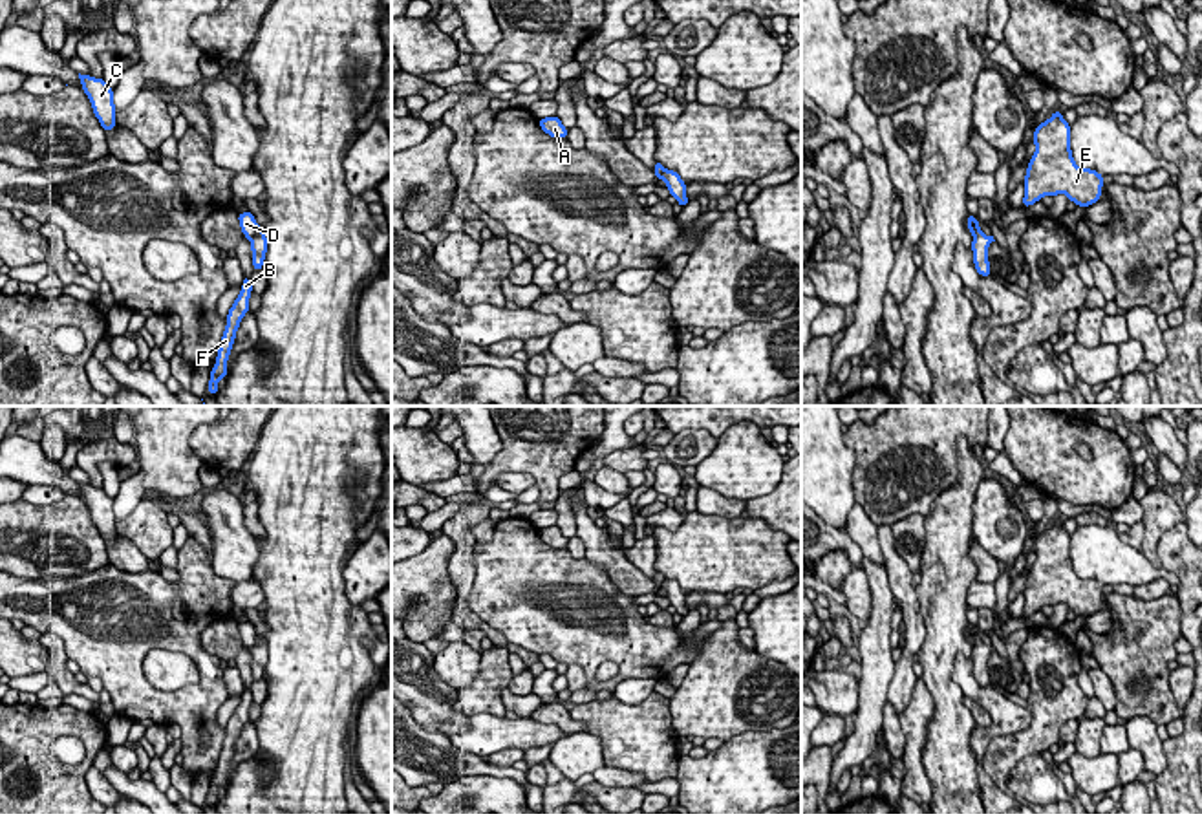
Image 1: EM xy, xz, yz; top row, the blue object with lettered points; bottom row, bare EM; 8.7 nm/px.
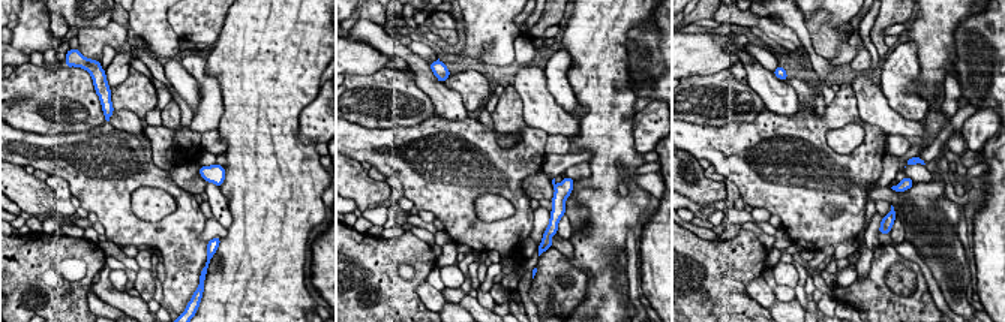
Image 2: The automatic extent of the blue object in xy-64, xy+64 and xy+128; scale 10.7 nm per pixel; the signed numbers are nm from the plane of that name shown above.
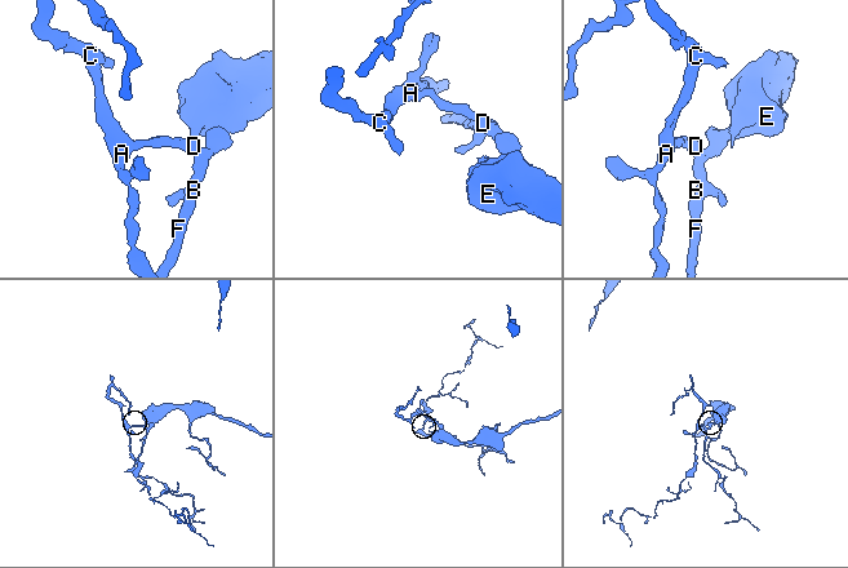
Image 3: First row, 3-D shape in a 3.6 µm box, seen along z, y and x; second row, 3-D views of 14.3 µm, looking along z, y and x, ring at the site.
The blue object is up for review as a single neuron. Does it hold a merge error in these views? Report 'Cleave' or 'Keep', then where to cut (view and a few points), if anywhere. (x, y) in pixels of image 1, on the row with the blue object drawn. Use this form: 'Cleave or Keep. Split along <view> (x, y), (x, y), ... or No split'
Cleave. Split along xy (257, 225), (249, 240)

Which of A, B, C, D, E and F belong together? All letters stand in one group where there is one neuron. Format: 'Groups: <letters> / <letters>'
Groups: A C D / B E F

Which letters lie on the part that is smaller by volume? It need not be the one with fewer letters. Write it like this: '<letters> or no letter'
A, C, D

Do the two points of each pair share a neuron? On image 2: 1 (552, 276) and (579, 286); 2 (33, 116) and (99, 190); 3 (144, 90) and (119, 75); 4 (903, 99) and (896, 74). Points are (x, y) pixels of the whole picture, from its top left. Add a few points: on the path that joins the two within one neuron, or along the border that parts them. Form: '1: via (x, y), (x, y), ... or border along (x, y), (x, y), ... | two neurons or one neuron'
1: via (558, 276), (569, 276), (573, 280) | one neuron
2: border along (15, 128), (36, 134), (84, 132) | two neurons
3: border along (131, 66), (129, 75), (111, 89) | two neurons
4: via (902, 93), (899, 80) | one neuron

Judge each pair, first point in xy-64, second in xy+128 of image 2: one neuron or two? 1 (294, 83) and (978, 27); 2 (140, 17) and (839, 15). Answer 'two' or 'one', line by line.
1: two
2: one

